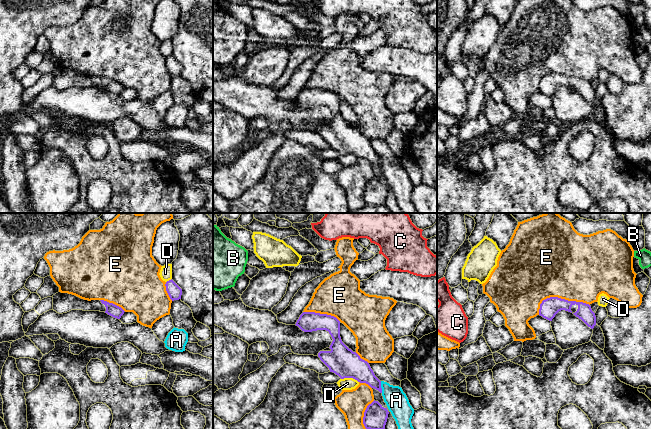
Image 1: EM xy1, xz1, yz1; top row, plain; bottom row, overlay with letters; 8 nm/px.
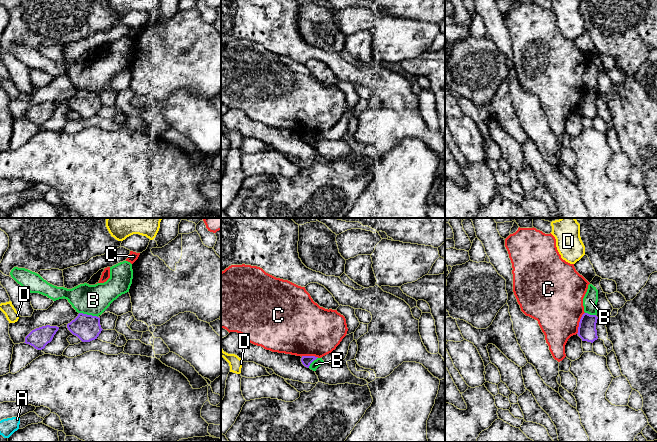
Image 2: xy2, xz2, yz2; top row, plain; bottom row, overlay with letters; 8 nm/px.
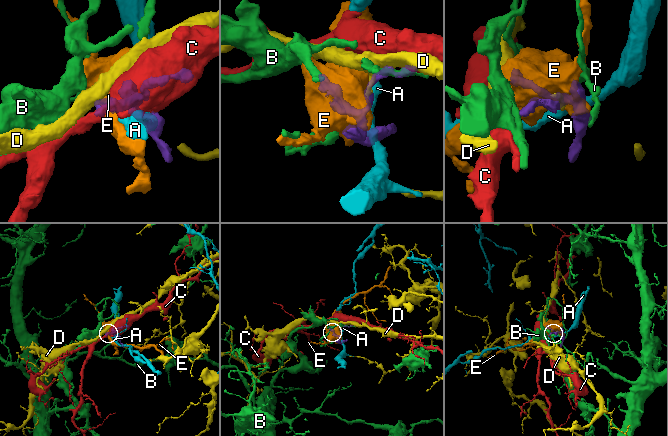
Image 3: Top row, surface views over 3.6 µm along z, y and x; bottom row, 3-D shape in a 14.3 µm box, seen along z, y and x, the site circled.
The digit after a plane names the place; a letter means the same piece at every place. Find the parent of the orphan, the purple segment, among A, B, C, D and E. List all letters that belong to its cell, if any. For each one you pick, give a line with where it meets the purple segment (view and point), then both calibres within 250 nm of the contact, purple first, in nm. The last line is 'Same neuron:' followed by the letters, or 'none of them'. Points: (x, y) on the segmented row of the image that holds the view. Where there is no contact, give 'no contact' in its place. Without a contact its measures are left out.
Same neuron: none of them

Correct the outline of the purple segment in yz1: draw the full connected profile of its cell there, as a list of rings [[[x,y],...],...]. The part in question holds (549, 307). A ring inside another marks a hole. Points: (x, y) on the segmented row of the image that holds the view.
[[[550,297],[543,300],[540,304],[539,315],[552,321],[555,315],[561,310],[573,313],[591,329],[596,325],[596,316],[589,304],[568,301],[558,297]]]

